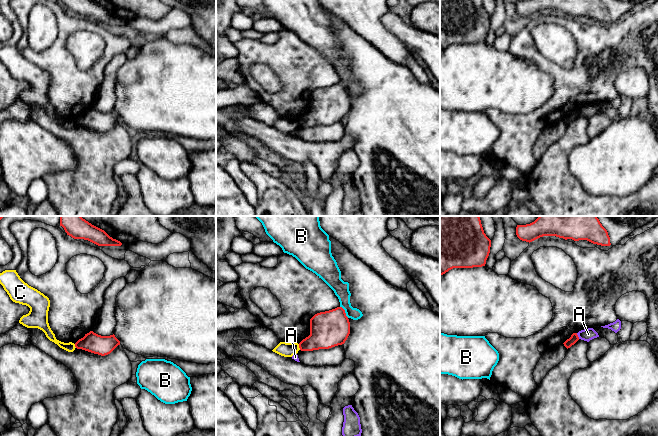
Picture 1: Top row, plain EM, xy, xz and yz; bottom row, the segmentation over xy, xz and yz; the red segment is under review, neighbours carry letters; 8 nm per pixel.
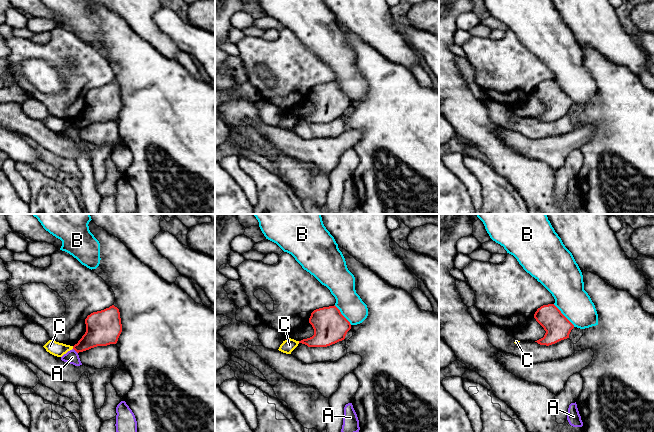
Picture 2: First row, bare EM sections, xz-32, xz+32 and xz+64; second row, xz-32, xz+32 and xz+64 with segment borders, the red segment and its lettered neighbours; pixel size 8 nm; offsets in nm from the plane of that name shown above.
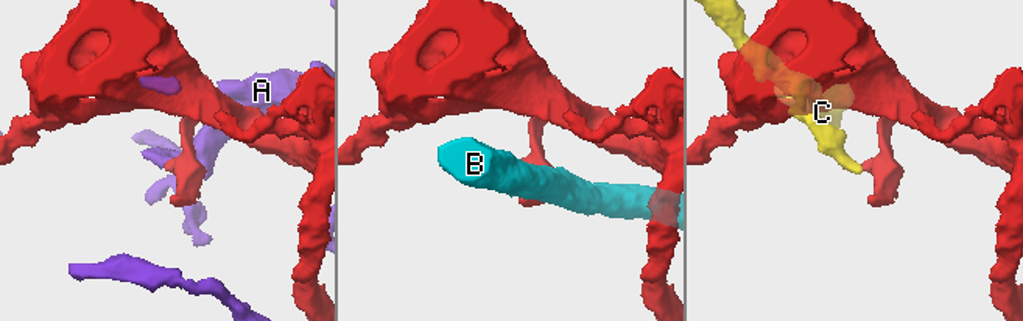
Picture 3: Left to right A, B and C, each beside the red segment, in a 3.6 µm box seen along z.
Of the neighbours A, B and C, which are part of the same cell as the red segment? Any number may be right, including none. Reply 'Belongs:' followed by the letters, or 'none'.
Belongs: none

